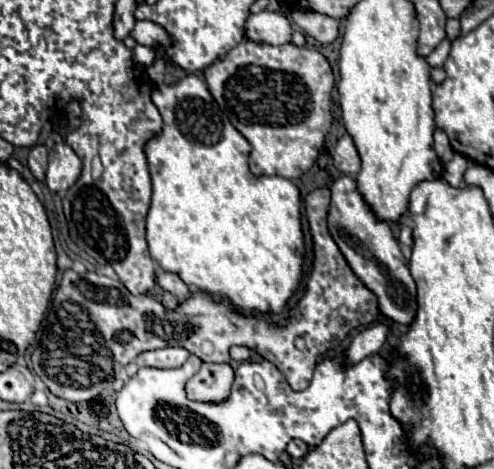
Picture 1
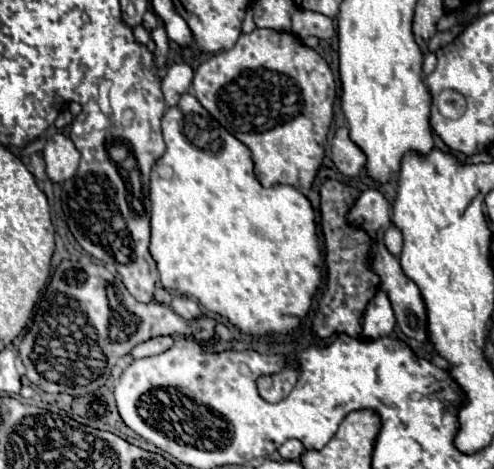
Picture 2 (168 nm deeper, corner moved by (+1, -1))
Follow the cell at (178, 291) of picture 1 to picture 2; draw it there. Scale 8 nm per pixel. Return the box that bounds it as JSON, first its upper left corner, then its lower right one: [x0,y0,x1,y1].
[171,297,203,321]

